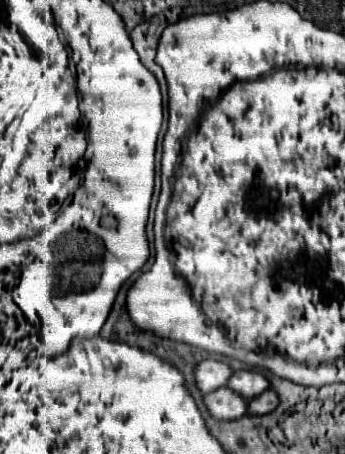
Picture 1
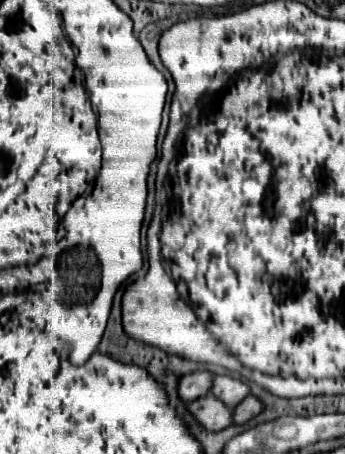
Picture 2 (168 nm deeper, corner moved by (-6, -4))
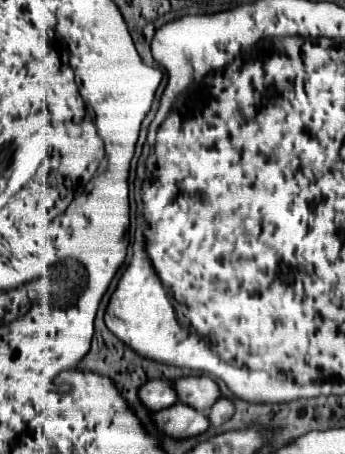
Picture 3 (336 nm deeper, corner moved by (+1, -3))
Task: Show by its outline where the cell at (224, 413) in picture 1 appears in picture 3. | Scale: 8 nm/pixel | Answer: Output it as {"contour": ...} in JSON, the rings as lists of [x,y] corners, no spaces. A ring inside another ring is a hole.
{"contour":[[[175,402],[169,408],[153,412],[151,420],[161,432],[165,432],[171,438],[191,438],[209,428],[209,420],[201,412],[181,402]]]}

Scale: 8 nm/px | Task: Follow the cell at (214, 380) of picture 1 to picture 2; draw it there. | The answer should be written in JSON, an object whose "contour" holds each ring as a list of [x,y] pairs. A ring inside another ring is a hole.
{"contour":[[[194,371],[190,375],[184,375],[178,387],[180,397],[184,401],[194,401],[198,397],[204,397],[212,387],[212,379],[214,379],[214,373],[210,371]]]}

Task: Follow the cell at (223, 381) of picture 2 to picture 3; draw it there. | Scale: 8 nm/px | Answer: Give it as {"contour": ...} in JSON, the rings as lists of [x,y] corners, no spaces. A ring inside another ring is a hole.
{"contour":[[[205,376],[179,378],[179,380],[173,380],[171,384],[179,402],[185,402],[187,406],[201,410],[203,414],[207,414],[209,406],[213,406],[213,400],[221,396],[217,384]]]}

